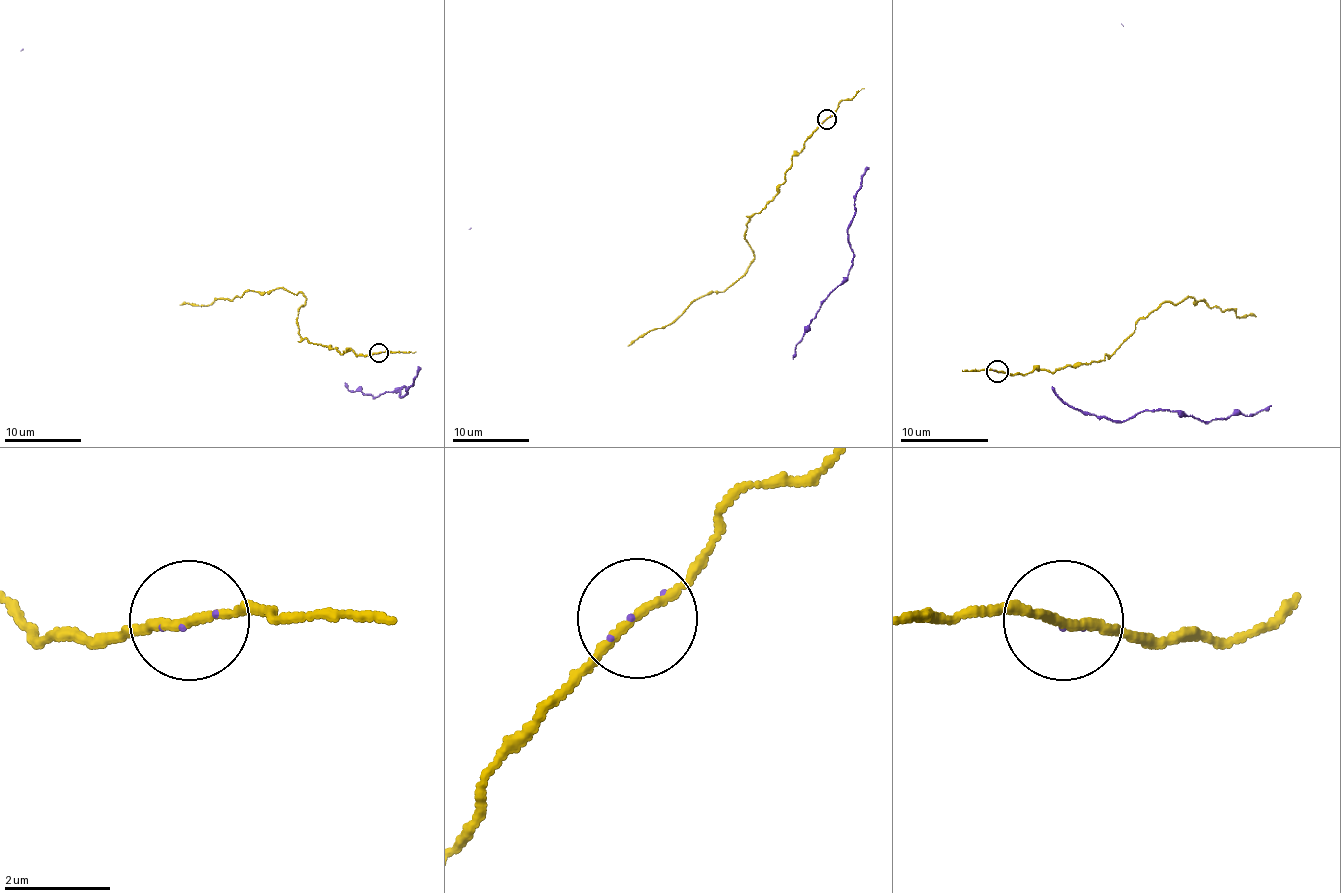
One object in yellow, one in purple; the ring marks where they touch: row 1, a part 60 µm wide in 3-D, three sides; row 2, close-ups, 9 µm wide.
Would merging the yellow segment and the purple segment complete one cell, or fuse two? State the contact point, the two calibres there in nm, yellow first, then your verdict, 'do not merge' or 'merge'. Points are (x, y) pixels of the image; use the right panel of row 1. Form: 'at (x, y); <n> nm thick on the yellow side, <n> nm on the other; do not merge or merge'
at (997, 371); 160 nm thick on the yellow side, 40 nm on the other; merge

